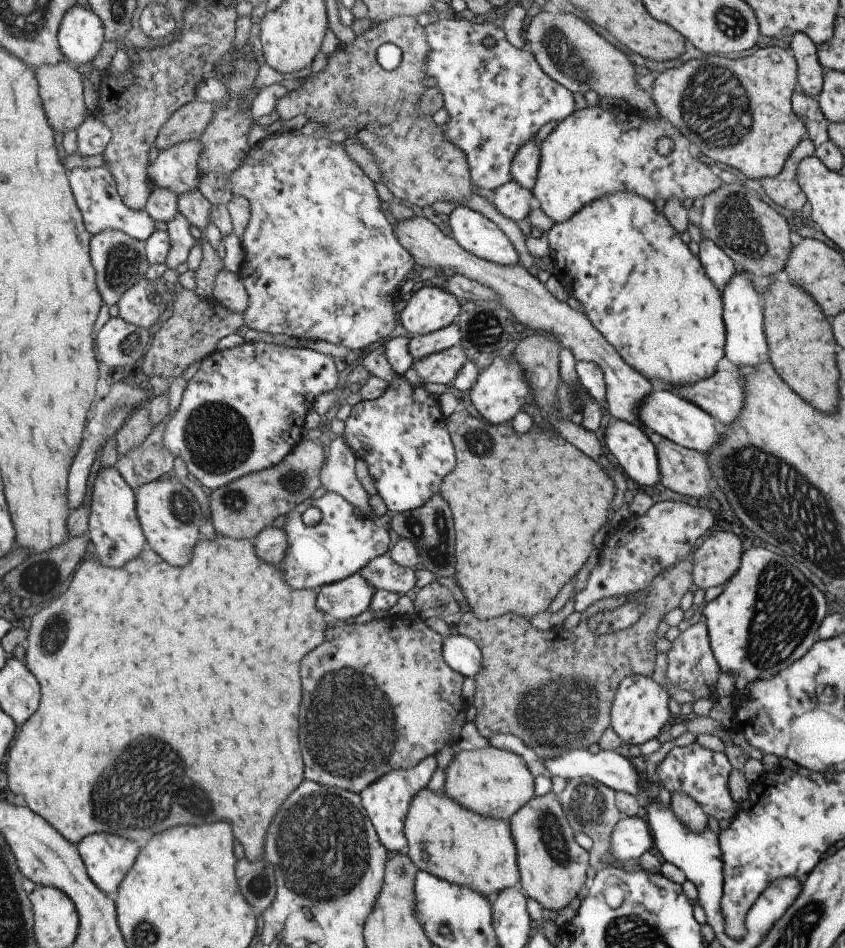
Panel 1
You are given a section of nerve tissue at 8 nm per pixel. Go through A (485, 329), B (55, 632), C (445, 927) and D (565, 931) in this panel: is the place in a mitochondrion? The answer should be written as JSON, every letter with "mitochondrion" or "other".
{"A":"mitochondrion","B":"mitochondrion","C":"other","D":"other"}

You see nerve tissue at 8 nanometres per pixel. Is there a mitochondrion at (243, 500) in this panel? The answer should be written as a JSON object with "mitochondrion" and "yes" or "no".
{"mitochondrion":"yes"}

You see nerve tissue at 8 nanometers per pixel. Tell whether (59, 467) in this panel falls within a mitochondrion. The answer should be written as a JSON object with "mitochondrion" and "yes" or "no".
{"mitochondrion":"no"}

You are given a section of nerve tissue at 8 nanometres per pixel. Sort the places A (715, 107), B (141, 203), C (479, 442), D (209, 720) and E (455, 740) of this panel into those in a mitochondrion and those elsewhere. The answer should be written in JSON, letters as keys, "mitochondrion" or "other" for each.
{"A":"mitochondrion","B":"other","C":"mitochondrion","D":"other","E":"other"}

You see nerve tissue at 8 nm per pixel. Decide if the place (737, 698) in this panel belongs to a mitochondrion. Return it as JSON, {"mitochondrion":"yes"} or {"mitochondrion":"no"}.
{"mitochondrion":"no"}

